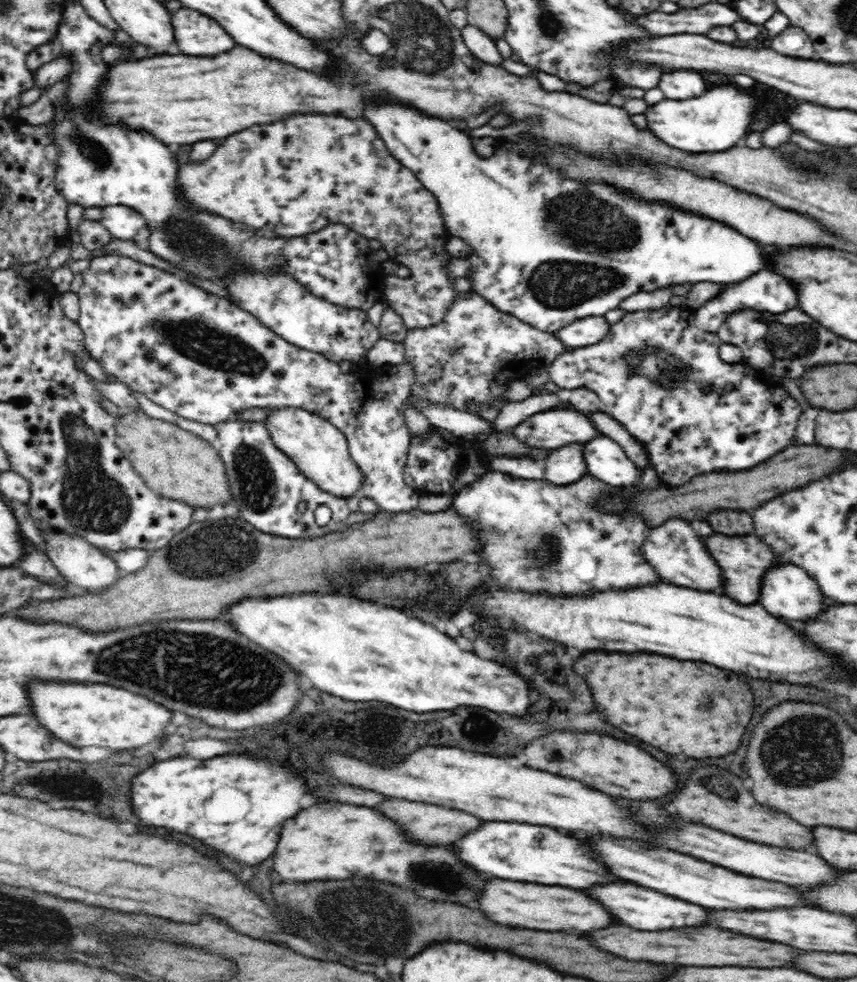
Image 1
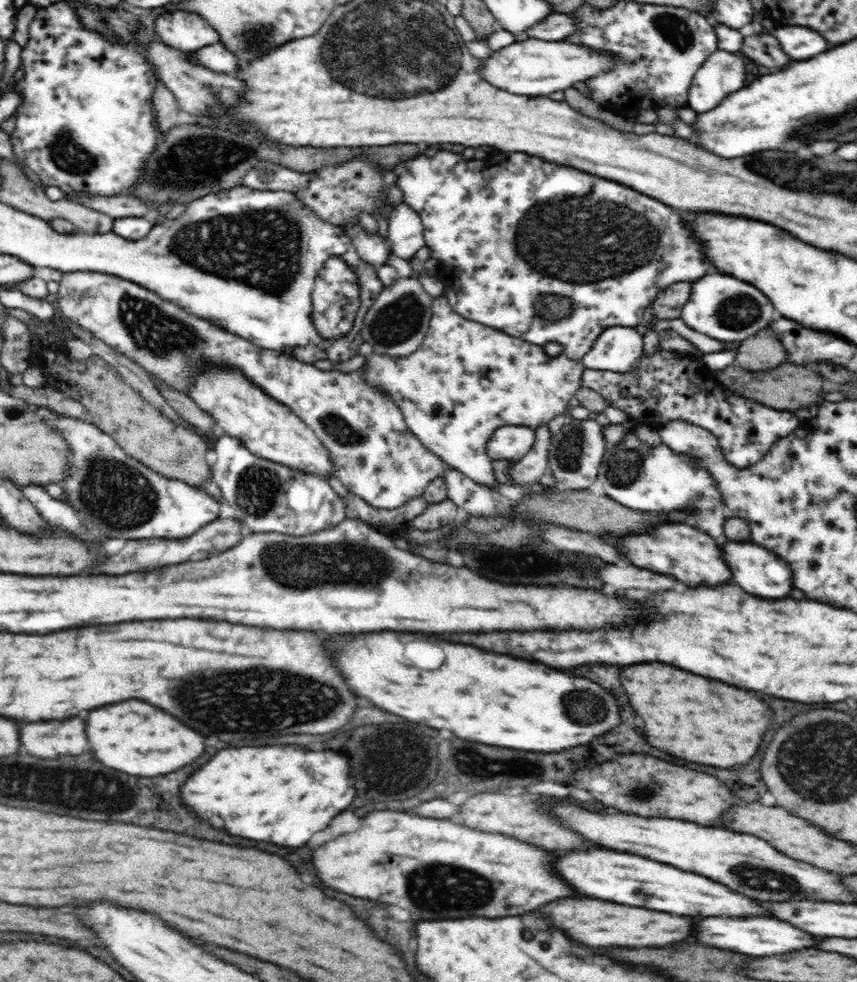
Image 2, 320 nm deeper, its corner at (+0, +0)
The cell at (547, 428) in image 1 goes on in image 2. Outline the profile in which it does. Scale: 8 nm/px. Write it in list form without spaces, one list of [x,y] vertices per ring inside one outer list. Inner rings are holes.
[[[501,426],[488,439],[487,455],[492,459],[518,461],[534,446],[535,429],[528,426]]]

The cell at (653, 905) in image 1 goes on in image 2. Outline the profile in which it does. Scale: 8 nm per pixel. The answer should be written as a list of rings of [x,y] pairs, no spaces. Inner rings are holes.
[[[702,918],[696,922],[700,928],[698,942],[710,944],[716,948],[726,948],[734,950],[740,954],[748,956],[778,956],[778,954],[788,954],[788,952],[798,952],[804,948],[816,946],[816,938],[788,922],[780,920],[768,920],[768,918]]]

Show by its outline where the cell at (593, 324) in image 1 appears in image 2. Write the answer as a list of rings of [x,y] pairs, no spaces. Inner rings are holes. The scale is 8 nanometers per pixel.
[[[610,326],[596,338],[582,363],[592,370],[632,372],[643,358],[642,337],[635,328]]]

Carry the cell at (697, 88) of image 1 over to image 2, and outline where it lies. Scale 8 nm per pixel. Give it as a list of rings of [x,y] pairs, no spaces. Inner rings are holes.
[[[718,48],[694,74],[688,90],[688,105],[697,113],[708,112],[728,94],[744,88],[749,79],[744,58]]]

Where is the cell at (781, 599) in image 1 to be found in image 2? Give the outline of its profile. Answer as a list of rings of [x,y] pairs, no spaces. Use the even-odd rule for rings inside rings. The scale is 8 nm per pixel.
[[[722,539],[720,545],[724,552],[724,560],[732,570],[734,582],[742,586],[748,594],[762,596],[762,598],[786,598],[794,590],[792,571],[788,563],[772,551],[748,541],[732,542]]]

